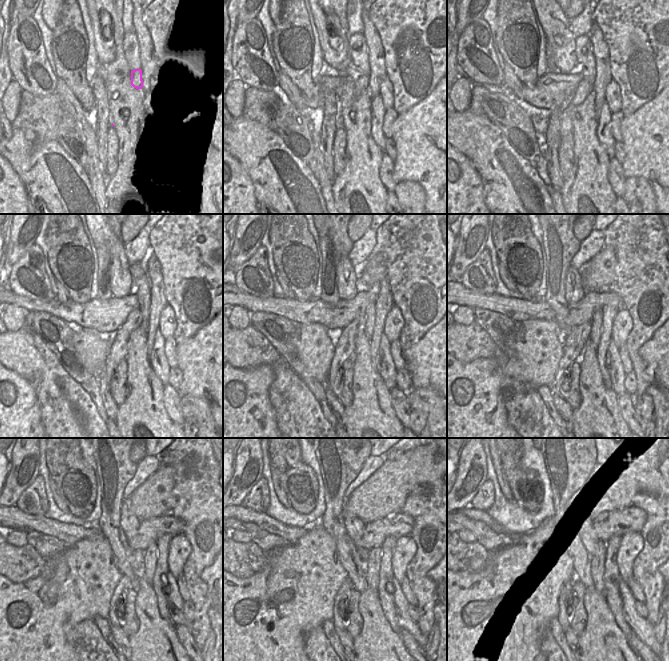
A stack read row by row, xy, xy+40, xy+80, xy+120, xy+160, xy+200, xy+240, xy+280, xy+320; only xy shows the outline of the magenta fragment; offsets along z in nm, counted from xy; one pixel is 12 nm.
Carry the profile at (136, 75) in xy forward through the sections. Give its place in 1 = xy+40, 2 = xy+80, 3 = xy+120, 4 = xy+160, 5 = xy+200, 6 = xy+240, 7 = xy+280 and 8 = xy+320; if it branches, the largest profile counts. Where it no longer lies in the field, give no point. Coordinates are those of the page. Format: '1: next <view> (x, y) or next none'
1: next xy+40 (361, 82)
2: next xy+80 (584, 88)
3: next xy+120 (119, 348)
4: next xy+160 (344, 349)
5: next xy+200 (574, 344)
6: next xy+240 (124, 582)
7: next xy+280 (337, 620)
8: next xy+320 (562, 618)

